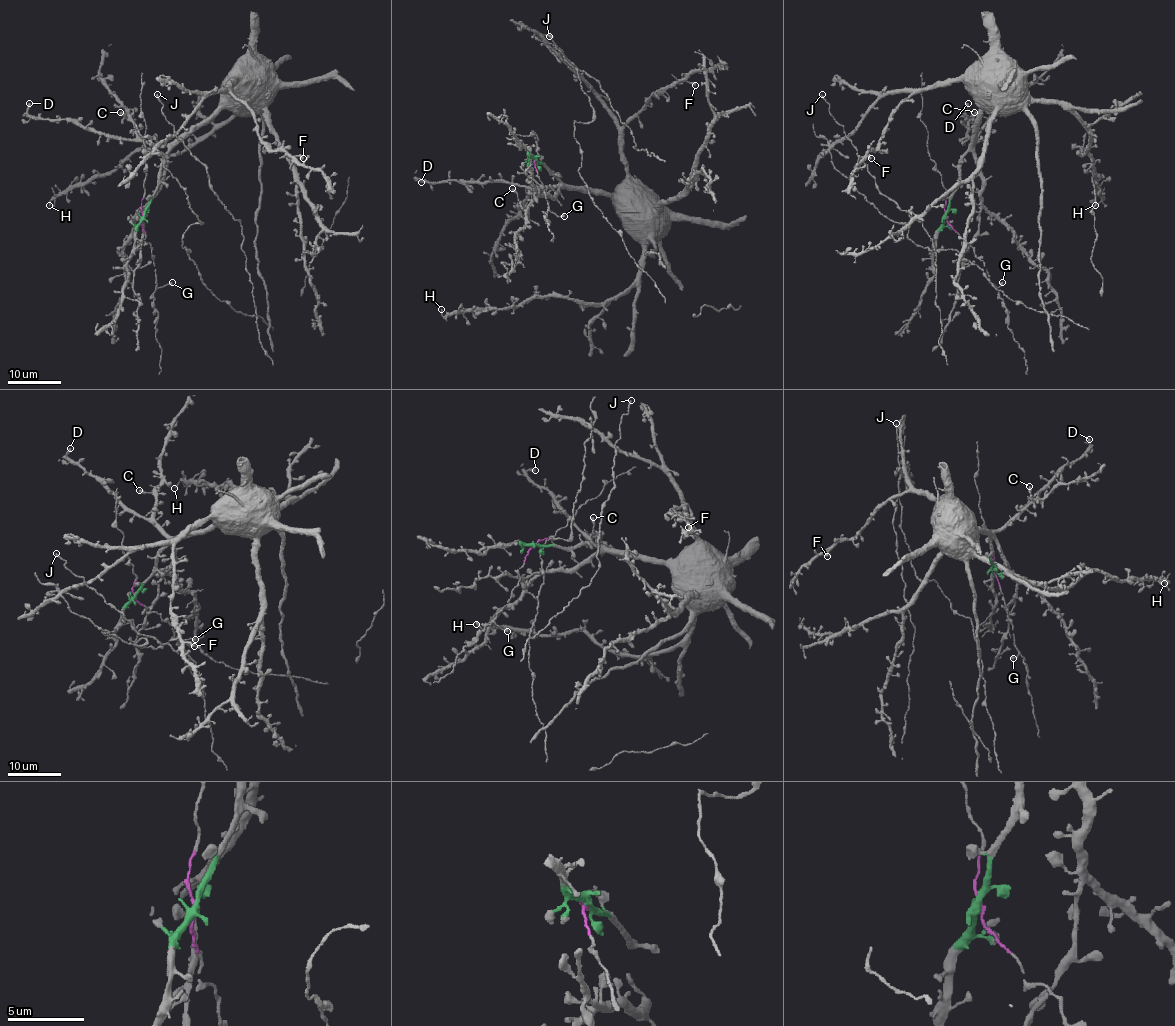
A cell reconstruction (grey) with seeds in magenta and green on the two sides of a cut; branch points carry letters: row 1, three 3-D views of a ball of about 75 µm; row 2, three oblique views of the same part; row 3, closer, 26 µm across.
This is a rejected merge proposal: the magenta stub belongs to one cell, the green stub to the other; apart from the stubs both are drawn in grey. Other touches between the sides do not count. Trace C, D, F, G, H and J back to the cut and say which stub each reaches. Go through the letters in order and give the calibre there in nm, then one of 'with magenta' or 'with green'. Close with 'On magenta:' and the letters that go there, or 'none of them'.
C: 380 nm thick; with green
D: 420 nm thick; with green
F: 360 nm thick; with green
G: 320 nm thick; with magenta
H: 170 nm thick; with green
J: 200 nm thick; with green
On magenta: G

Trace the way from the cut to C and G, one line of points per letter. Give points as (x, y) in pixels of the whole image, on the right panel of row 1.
C: (946, 216), (958, 185), (962, 159), (987, 120), (975, 112)
G: (946, 216), (947, 224), (983, 262), (988, 279), (999, 287), (1003, 282)

